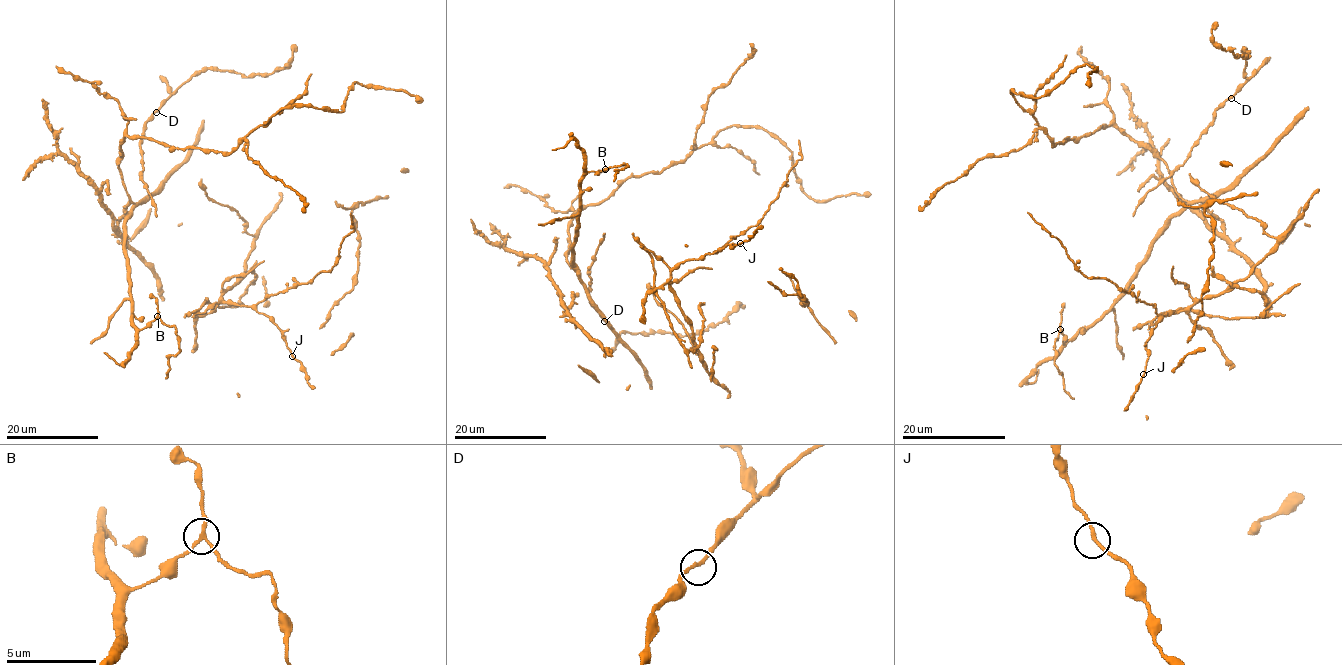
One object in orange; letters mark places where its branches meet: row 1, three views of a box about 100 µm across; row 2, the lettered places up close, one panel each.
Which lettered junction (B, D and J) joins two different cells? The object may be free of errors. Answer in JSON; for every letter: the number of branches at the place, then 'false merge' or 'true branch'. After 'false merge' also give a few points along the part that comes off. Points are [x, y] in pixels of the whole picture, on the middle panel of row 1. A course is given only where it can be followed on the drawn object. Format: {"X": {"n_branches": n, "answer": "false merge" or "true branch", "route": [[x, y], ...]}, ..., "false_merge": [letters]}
{"B": {"n_branches": 3, "answer": "false merge", "route": [[605, 169], [627, 165], [617, 172], [613, 181]]}, "D": {"n_branches": 2, "answer": "true branch"}, "J": {"n_branches": 2, "answer": "true branch"}, "false_merge": ["B"]}

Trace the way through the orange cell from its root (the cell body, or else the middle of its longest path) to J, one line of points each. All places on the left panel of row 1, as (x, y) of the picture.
J: (199, 185), (211, 200), (234, 209), (255, 237), (245, 271), (222, 300), (265, 314), (292, 356)

